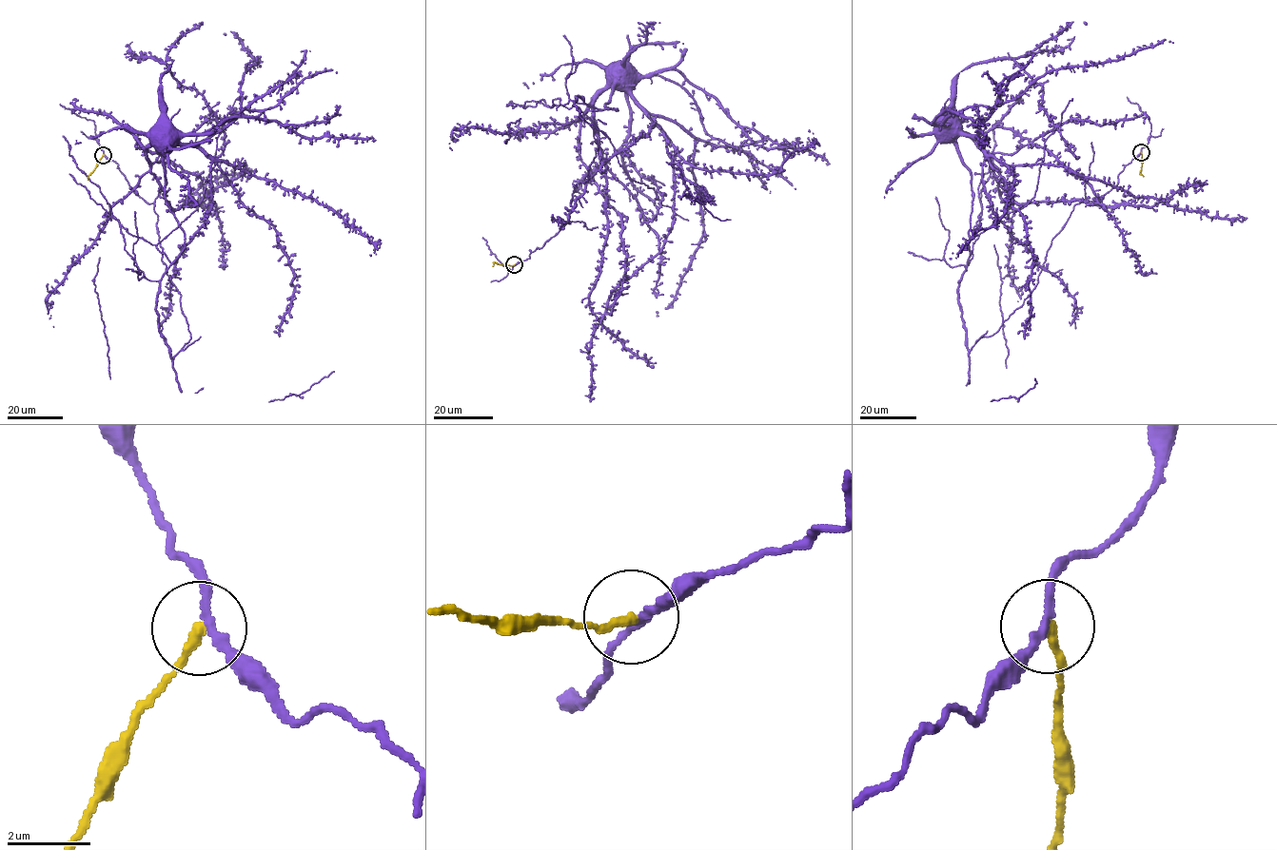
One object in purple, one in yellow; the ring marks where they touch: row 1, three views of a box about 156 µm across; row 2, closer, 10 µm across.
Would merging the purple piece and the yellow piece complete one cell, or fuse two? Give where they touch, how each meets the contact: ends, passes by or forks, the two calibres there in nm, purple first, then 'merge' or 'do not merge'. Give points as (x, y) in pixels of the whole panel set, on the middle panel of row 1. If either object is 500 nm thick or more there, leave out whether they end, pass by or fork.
at (514, 264); purple passes by; yellow ends there; 190 nm thick on the purple side, 240 nm on the other; do not merge

